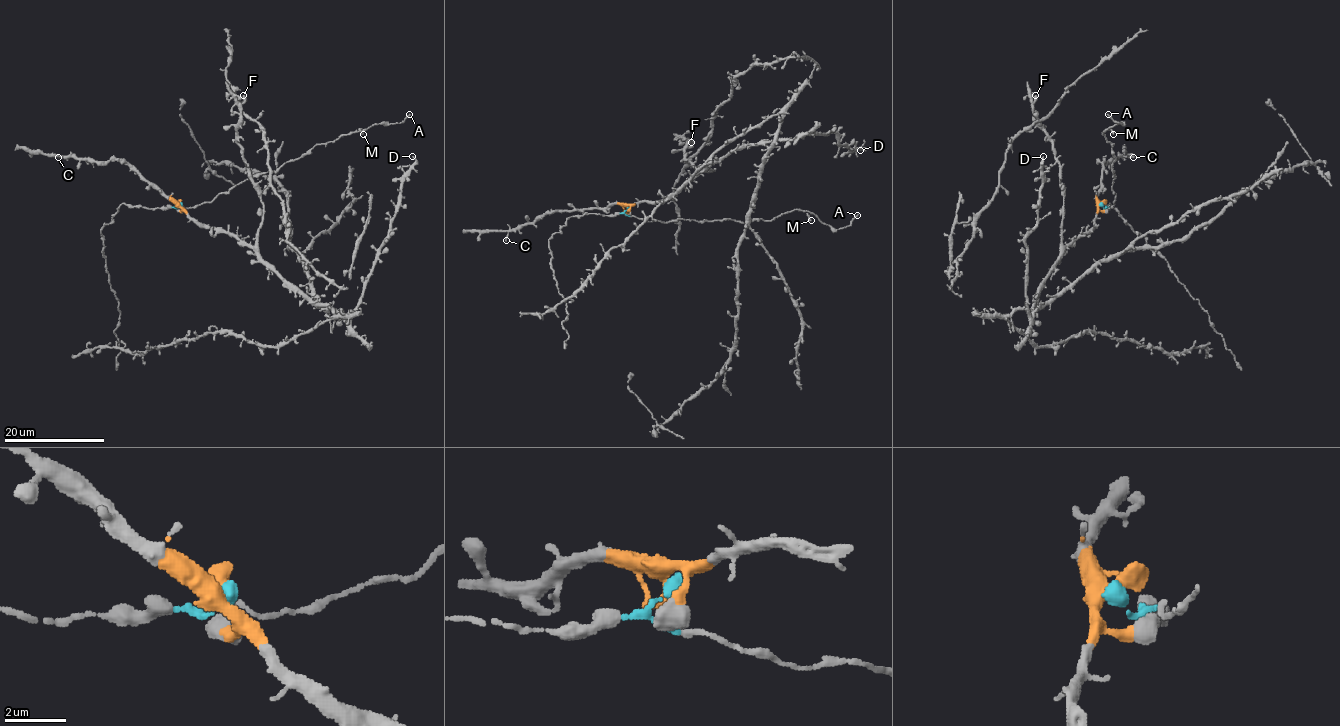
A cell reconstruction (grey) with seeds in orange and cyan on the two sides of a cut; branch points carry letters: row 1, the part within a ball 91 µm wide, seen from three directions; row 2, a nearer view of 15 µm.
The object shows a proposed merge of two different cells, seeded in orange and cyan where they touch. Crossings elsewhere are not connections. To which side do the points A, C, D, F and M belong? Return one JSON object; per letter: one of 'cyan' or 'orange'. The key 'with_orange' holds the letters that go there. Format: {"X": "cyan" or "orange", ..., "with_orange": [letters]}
{"A": "cyan", "C": "orange", "D": "orange", "F": "orange", "M": "cyan", "with_orange": ["C", "D", "F"]}

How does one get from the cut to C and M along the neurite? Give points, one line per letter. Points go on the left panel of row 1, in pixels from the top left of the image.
C: (180, 203), (164, 197), (118, 160), (90, 162), (58, 157)
M: (180, 203), (177, 208), (210, 202), (256, 174), (276, 172), (318, 144), (325, 144), (358, 129), (363, 134)

